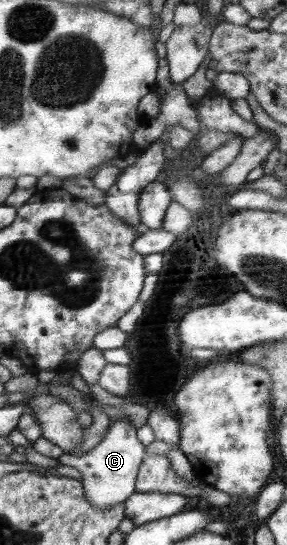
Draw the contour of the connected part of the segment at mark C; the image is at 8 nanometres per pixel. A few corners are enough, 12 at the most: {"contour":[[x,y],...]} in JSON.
{"contour":[[117,419],[103,439],[57,465],[81,474],[96,509],[134,492],[145,446],[133,424]]}

